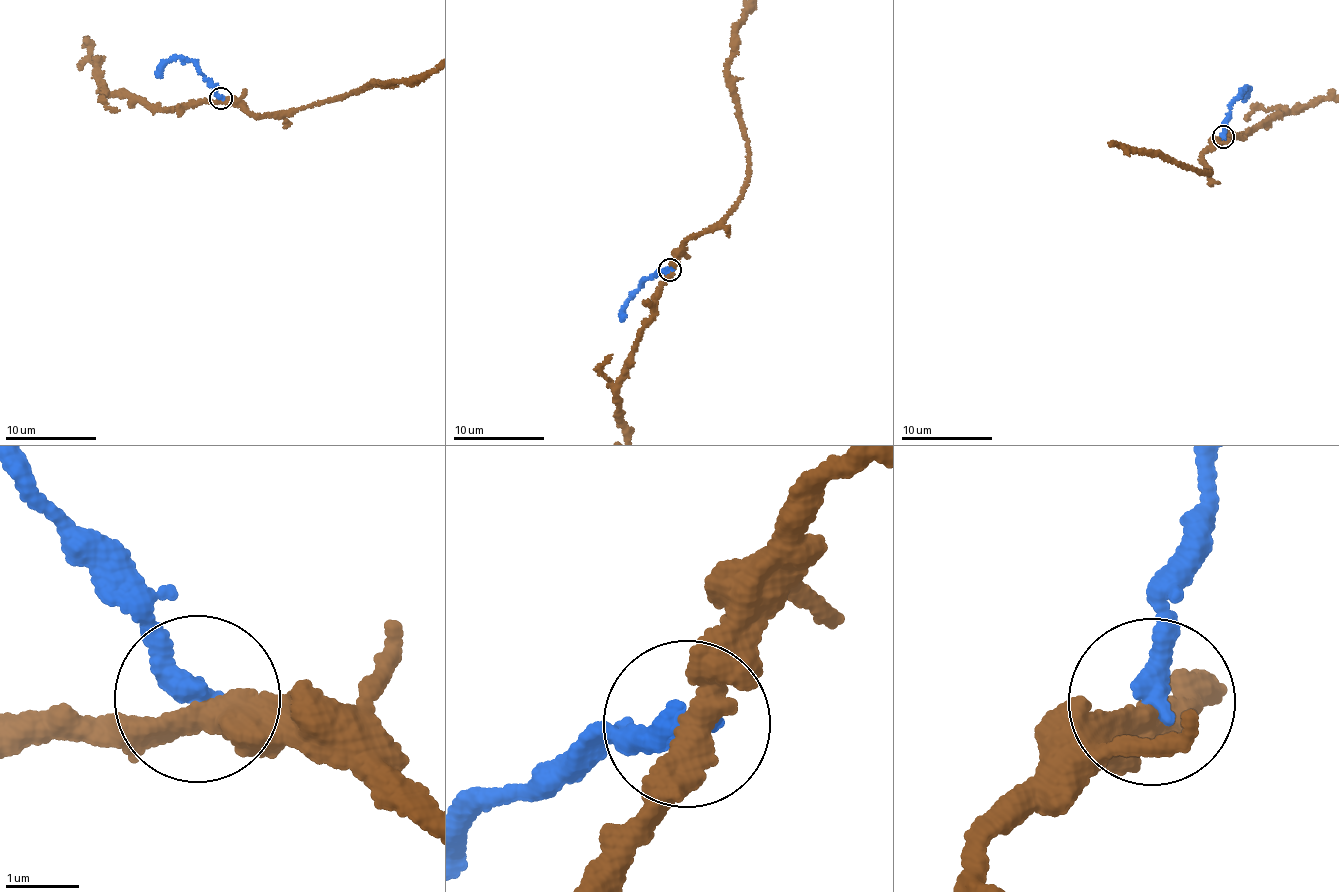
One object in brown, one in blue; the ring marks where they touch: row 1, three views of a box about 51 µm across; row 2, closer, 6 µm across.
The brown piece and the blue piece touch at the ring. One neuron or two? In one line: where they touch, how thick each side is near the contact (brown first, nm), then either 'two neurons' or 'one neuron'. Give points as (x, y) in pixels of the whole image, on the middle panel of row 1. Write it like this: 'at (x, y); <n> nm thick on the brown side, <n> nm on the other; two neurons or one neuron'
at (670, 270); 380 nm thick on the brown side, 320 nm on the other; two neurons

